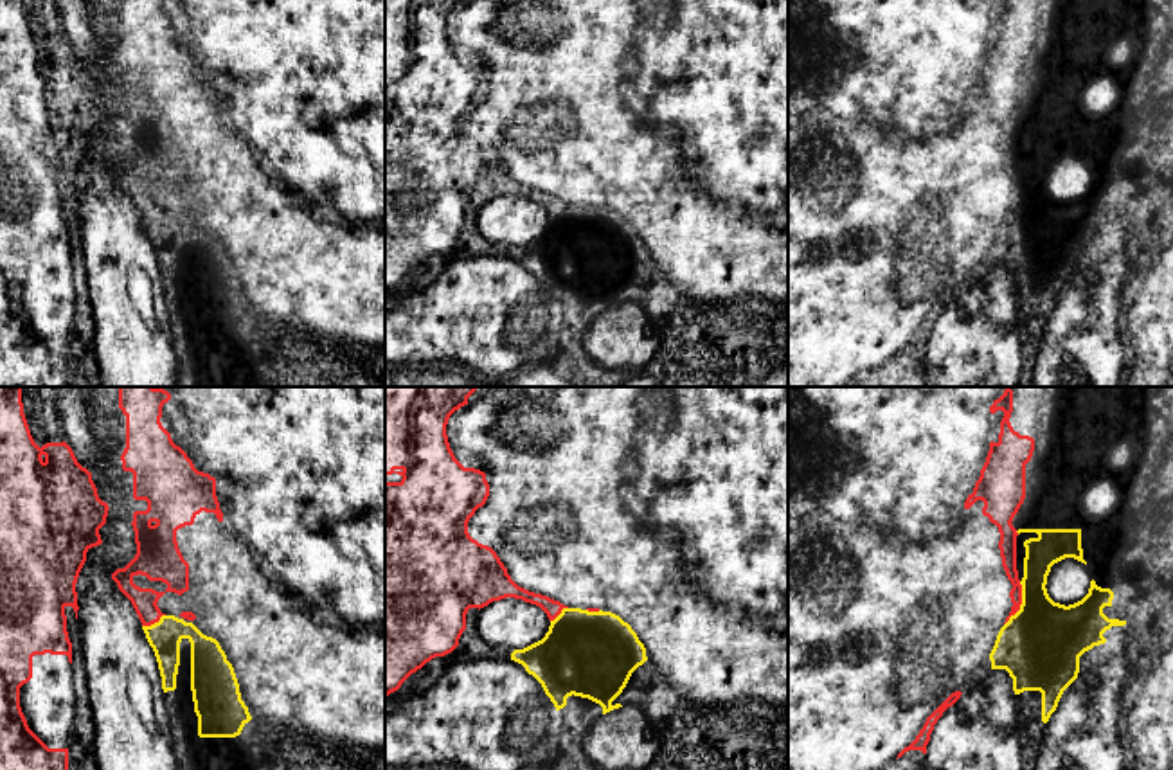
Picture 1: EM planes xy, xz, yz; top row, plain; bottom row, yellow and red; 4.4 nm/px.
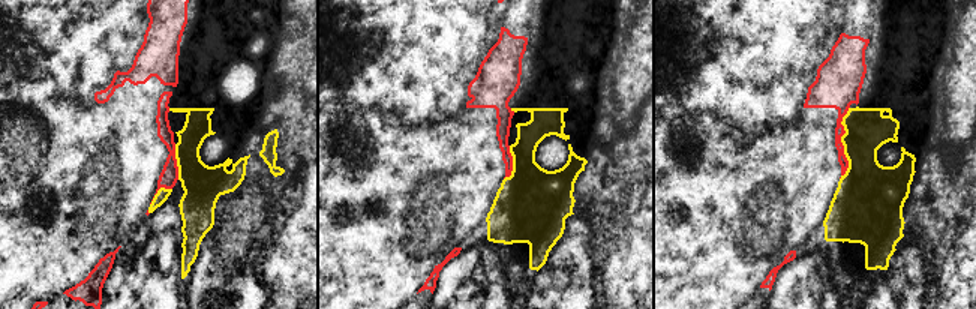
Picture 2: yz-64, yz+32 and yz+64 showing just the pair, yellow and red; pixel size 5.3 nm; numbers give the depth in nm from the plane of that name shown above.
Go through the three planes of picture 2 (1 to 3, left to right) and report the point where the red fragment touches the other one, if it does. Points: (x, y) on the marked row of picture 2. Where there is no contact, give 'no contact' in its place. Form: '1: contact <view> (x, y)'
1: contact yz-64 (177, 162)
2: contact yz+32 (513, 164)
3: contact yz+64 (841, 141)

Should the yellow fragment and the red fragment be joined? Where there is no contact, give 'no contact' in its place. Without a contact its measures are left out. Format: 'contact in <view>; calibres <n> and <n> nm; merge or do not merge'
contact in yz; calibres 360 and 80 nm; do not merge

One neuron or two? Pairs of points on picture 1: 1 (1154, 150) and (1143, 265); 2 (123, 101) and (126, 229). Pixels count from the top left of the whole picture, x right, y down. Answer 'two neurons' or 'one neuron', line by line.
1: one neuron
2: two neurons

